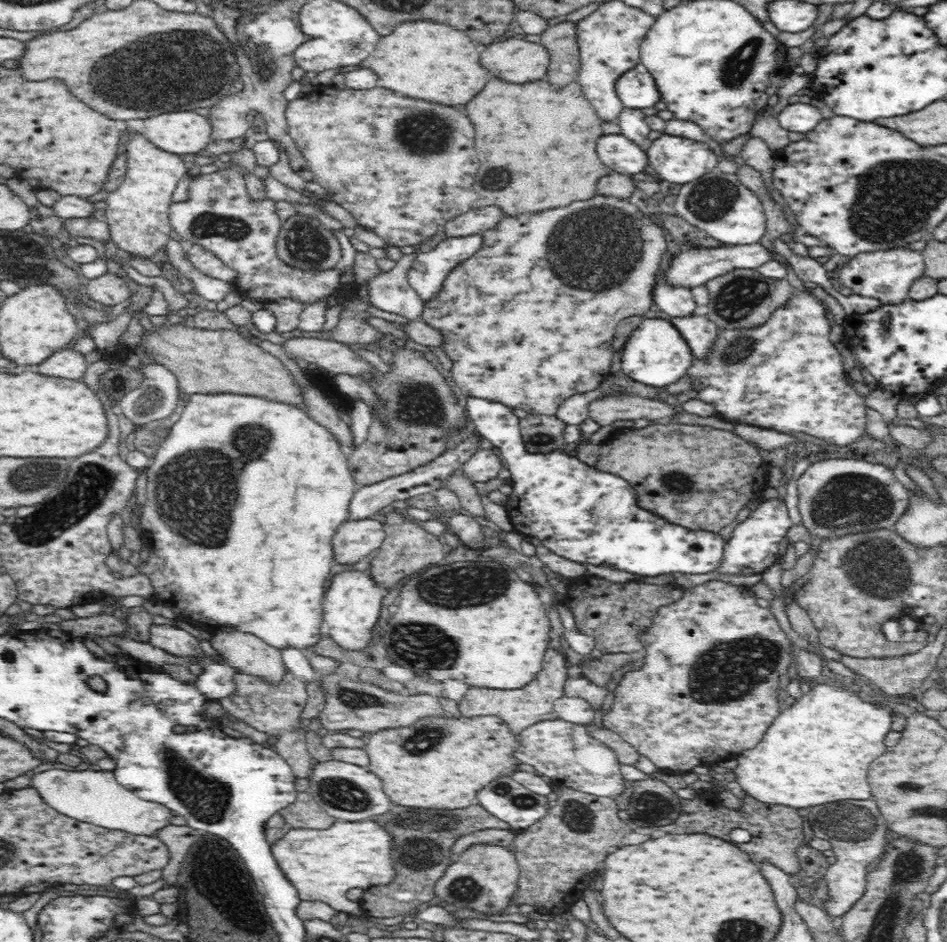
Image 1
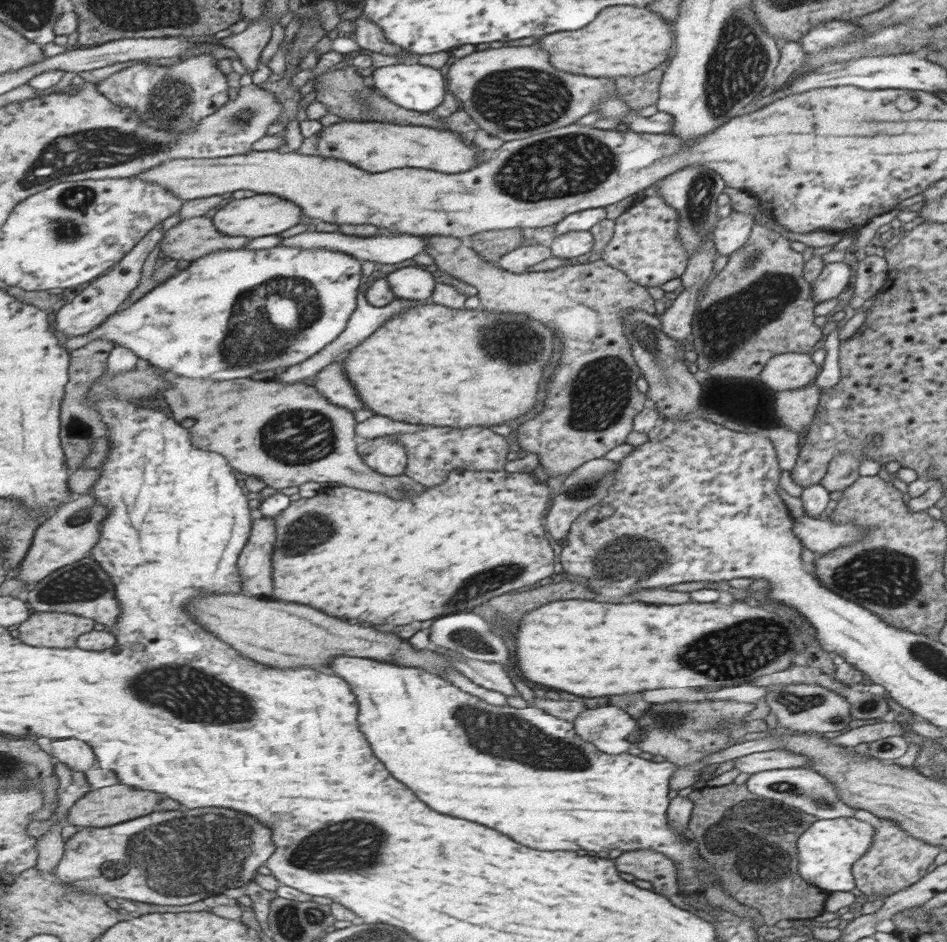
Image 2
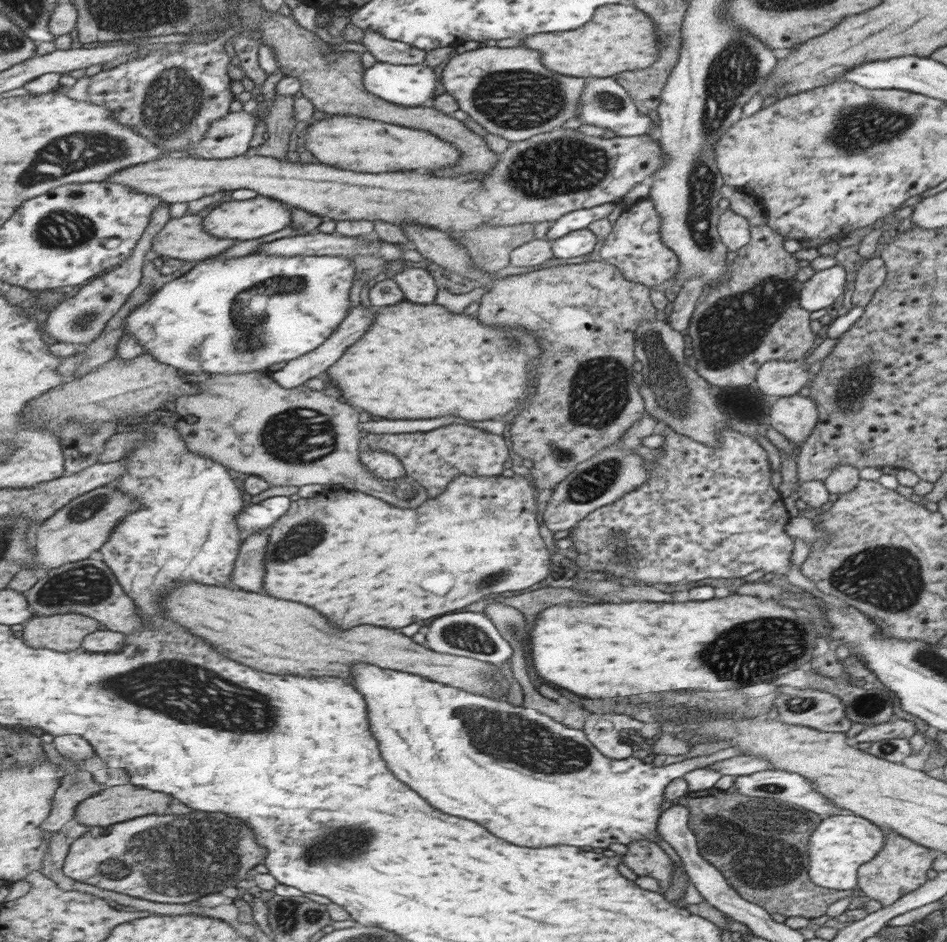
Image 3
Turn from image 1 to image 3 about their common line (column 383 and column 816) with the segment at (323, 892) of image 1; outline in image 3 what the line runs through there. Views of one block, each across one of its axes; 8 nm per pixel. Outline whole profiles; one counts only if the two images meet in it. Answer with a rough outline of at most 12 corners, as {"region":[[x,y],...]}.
{"region":[[857,815],[824,817],[809,834],[808,876],[856,888],[885,834]]}

